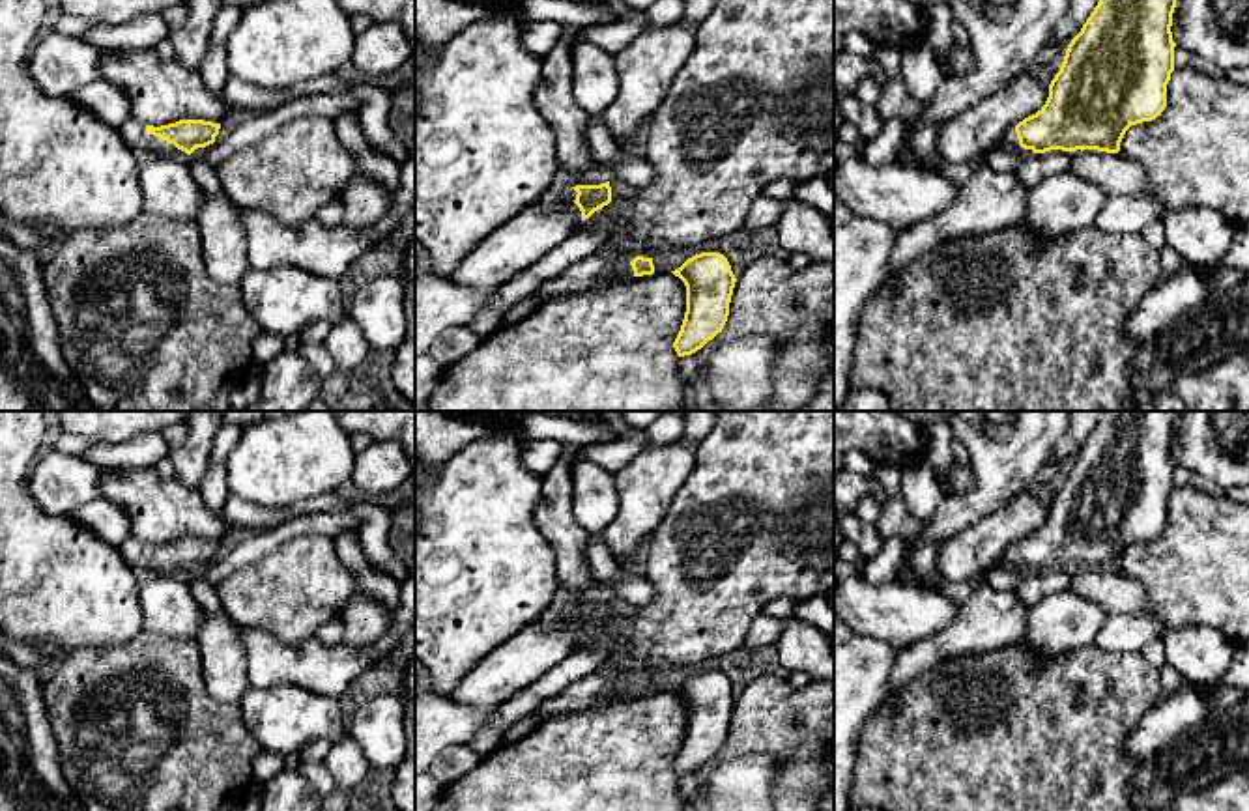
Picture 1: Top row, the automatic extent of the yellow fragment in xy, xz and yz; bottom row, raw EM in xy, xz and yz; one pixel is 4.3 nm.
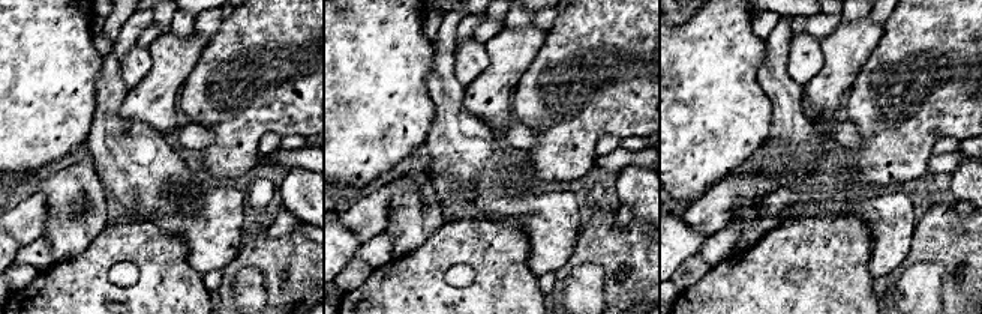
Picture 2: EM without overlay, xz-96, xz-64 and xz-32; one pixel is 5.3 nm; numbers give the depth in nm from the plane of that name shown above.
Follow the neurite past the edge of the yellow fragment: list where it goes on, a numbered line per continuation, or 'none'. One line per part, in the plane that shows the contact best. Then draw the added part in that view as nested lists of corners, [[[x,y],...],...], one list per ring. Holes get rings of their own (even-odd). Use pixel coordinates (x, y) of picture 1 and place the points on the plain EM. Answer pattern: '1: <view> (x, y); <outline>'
1: xy (135, 554); [[[127,538],[120,546],[120,553],[123,555],[125,562],[138,574],[138,576],[170,576],[170,577],[187,577],[189,574],[178,568],[174,562],[161,559],[146,549],[146,544],[135,538]]]

